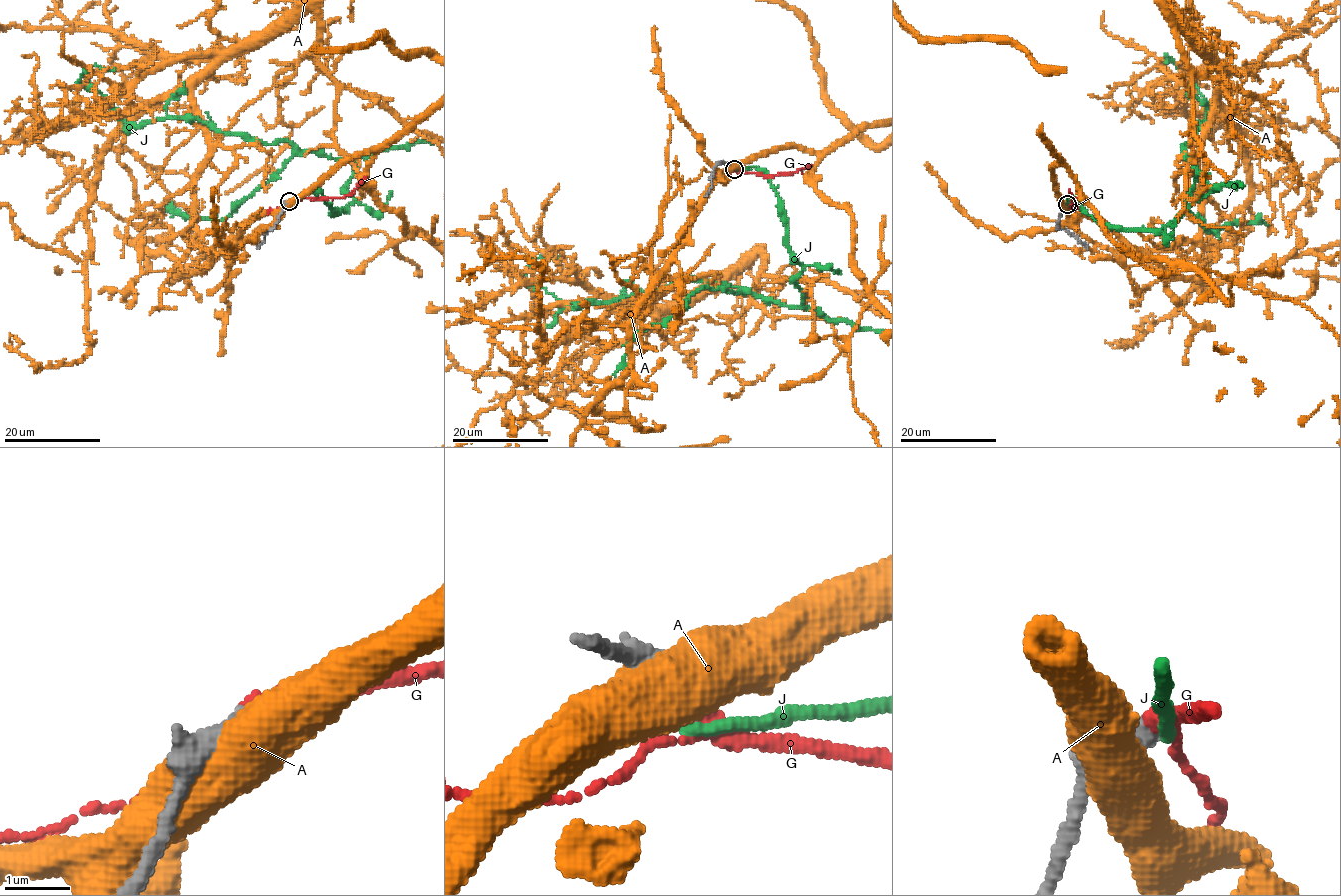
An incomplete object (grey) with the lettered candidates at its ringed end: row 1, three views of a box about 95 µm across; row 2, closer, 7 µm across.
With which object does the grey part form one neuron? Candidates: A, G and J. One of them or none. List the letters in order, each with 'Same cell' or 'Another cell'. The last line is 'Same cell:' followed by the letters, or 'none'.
A: Another cell
G: Same cell
J: Another cell
Same cell: G

